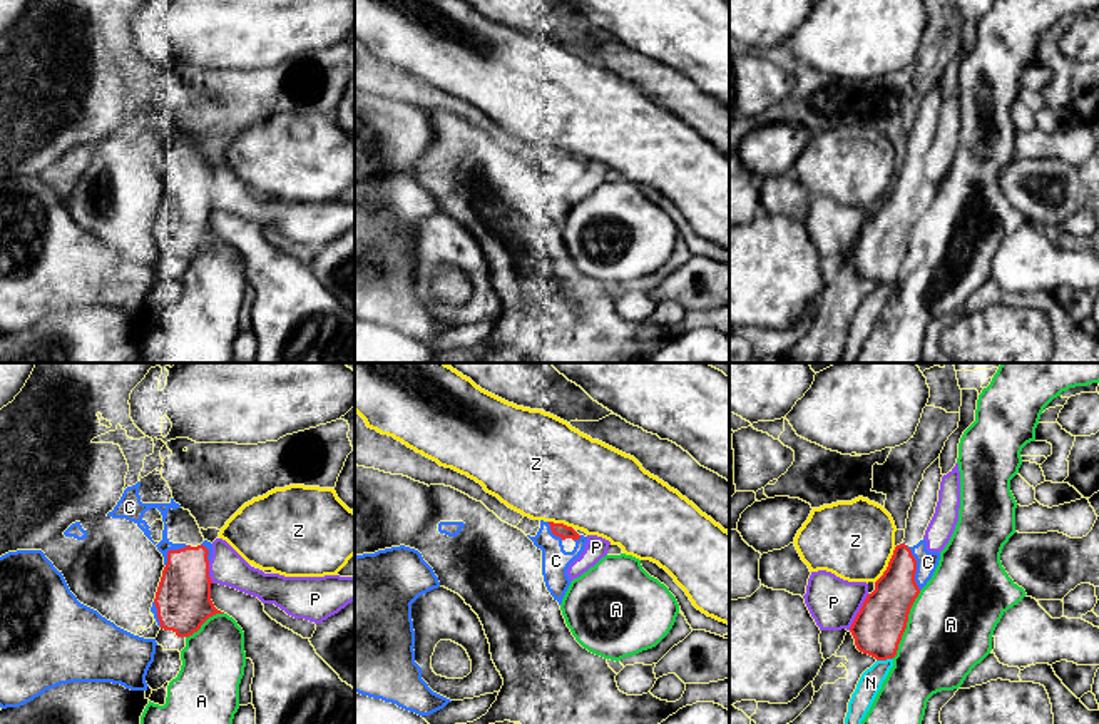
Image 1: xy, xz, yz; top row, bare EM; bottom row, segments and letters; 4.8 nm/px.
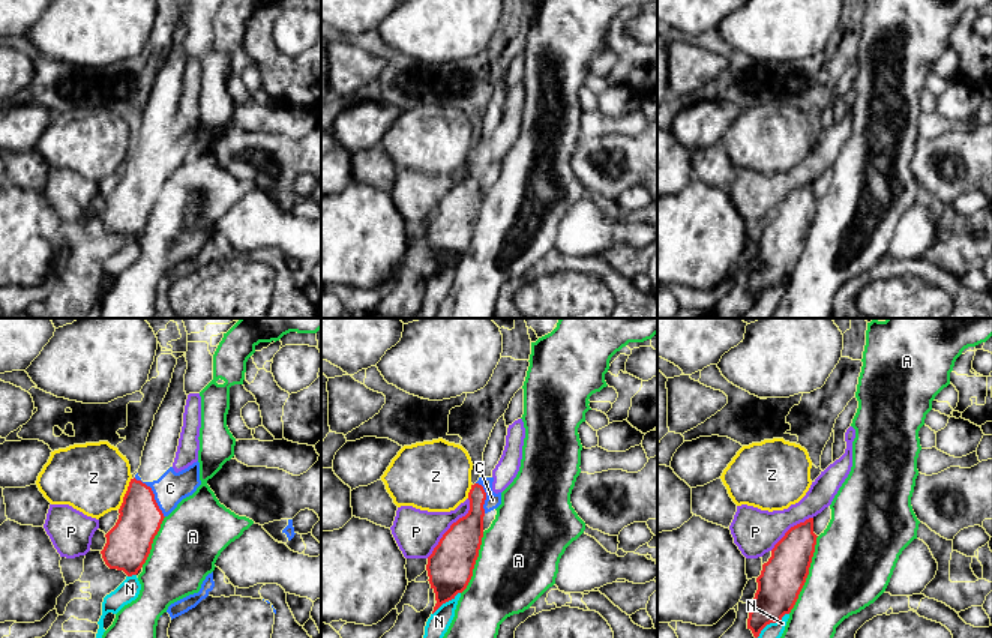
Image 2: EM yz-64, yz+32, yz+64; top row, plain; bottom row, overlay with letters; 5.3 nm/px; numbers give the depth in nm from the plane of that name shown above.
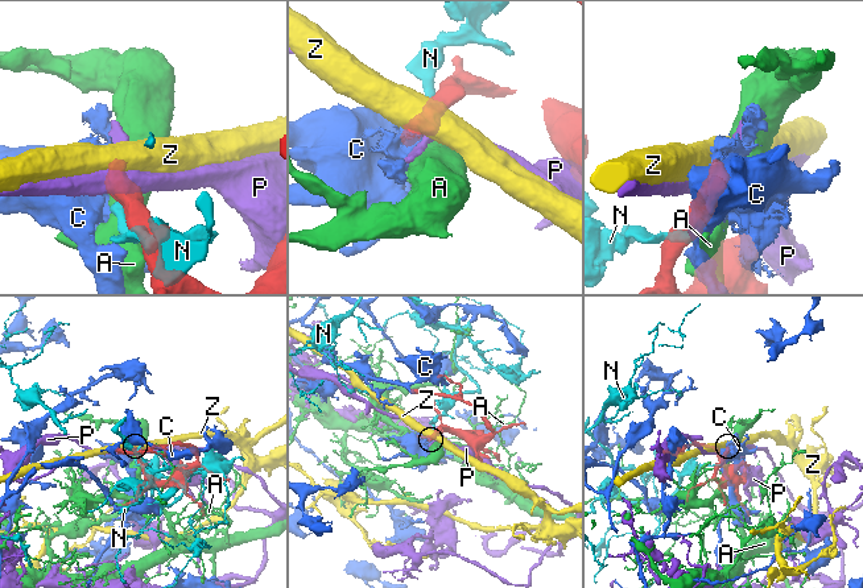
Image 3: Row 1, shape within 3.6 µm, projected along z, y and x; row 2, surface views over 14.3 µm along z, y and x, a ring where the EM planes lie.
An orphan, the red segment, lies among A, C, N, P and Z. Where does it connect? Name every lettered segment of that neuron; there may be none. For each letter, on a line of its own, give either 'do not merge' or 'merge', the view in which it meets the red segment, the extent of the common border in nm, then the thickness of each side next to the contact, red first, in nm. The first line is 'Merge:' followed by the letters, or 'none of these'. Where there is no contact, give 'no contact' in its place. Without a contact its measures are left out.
Merge: none of these
A: do not merge | yz | 360 nm | 240/420 nm
C: do not merge | yz | 240 nm | 220/100 nm
N: do not merge | yz | 80 nm | 240/110 nm
P: do not merge | yz | 200 nm | 240/240 nm
Z: do not merge | yz | 200 nm | 240/380 nm

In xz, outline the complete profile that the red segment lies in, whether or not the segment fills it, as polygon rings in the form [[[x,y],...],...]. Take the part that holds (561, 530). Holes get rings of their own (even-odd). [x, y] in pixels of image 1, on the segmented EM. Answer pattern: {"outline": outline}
{"outline": [[[549,522],[549,525],[552,533],[562,538],[564,550],[572,552],[580,535],[572,527],[564,523]]]}

